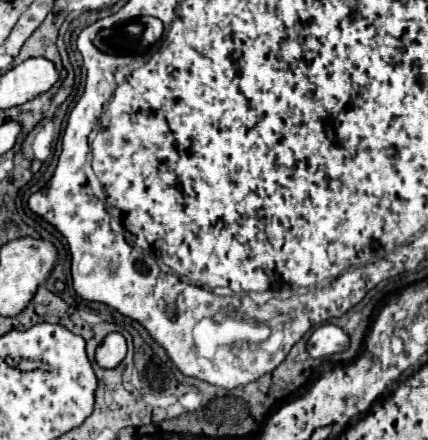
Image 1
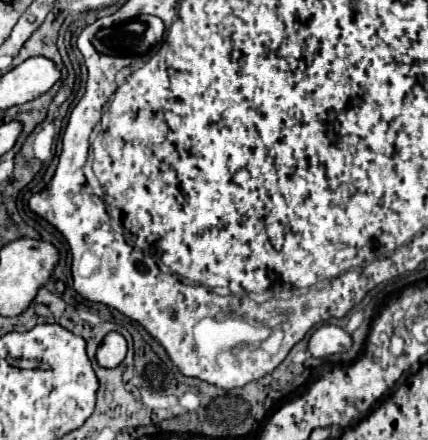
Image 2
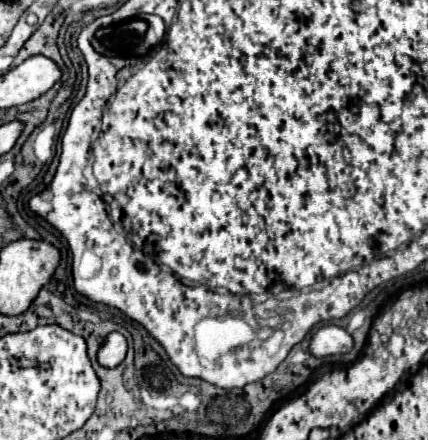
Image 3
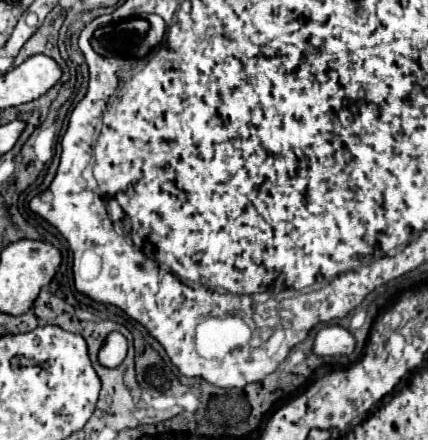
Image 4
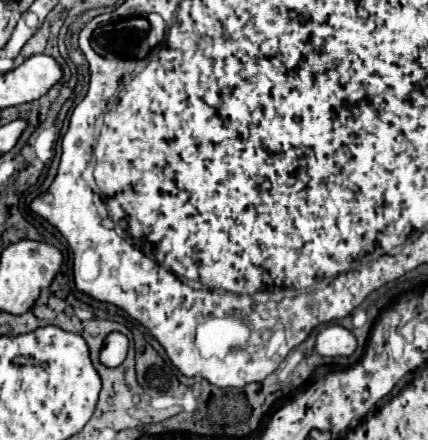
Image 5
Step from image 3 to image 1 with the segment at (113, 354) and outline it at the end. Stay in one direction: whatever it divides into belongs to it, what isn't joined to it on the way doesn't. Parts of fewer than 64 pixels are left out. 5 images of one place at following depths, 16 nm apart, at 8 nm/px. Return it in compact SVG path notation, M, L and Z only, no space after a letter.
M108 334L96 350L96 362L100 368L116 368L126 356L126 340L122 334Z

